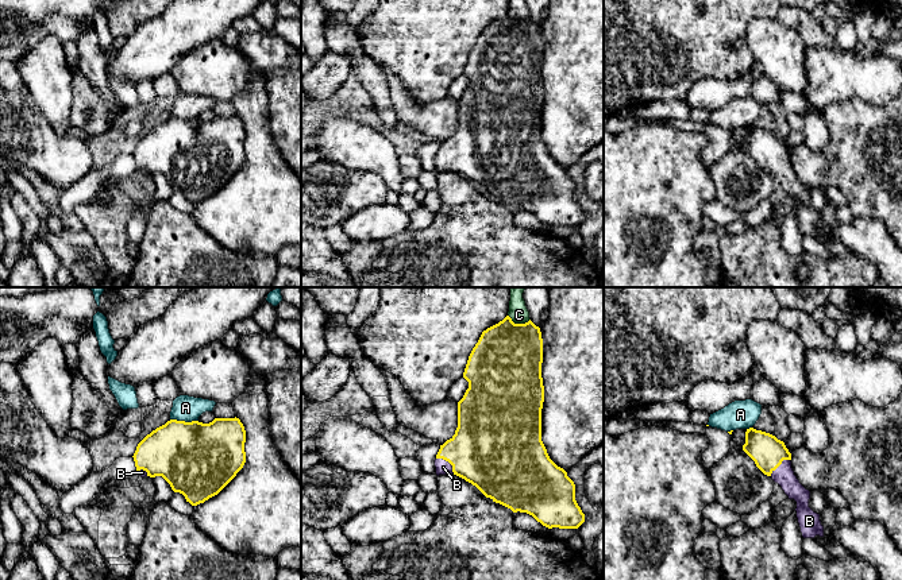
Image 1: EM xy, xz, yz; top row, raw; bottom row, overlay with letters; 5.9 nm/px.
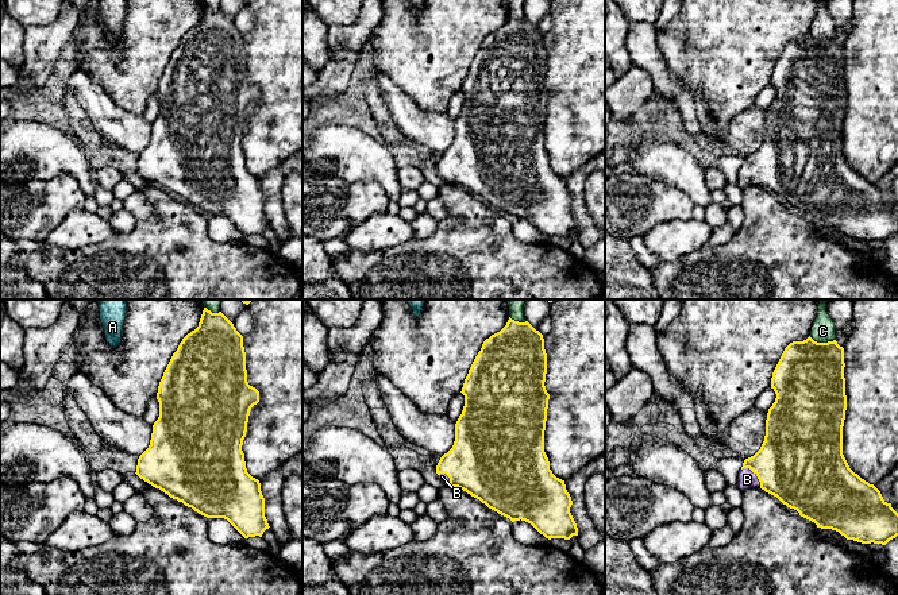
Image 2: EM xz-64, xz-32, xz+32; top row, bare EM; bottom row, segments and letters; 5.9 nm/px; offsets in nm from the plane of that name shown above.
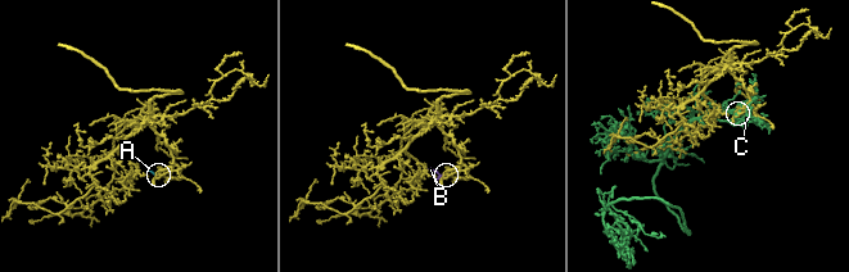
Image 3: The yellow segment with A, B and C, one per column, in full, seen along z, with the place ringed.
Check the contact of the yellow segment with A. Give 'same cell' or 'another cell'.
another cell

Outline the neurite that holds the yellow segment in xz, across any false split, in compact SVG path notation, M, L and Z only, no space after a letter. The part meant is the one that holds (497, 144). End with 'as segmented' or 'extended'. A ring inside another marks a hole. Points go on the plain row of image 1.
M506 13L502 19L482 30L463 70L469 86L458 100L458 125L455 132L440 143L436 152L436 173L454 171L475 183L493 200L510 206L513 210L527 210L548 227L578 227L585 220L585 212L575 198L575 182L567 174L567 170L550 156L541 139L544 100L541 61L541 30L531 18L525 22L514 22Z; extended

